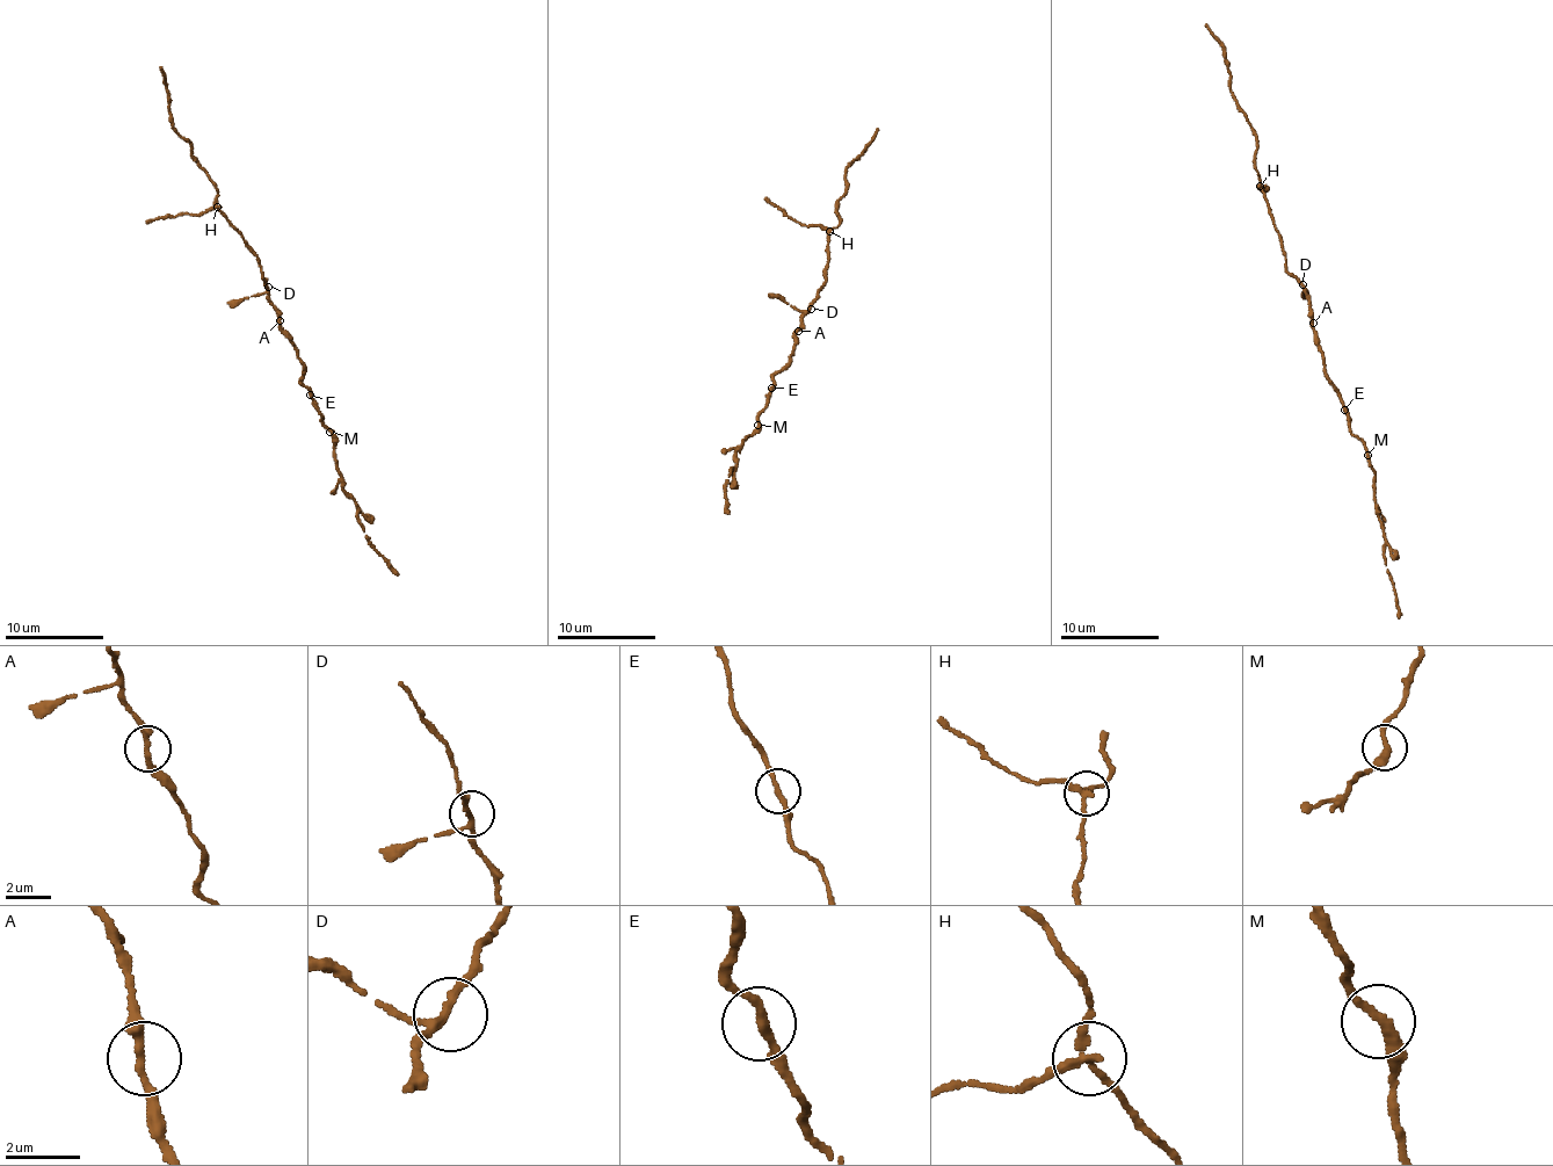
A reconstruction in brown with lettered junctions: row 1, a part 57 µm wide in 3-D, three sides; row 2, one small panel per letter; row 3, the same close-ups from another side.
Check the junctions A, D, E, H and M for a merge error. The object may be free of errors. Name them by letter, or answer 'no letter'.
H

